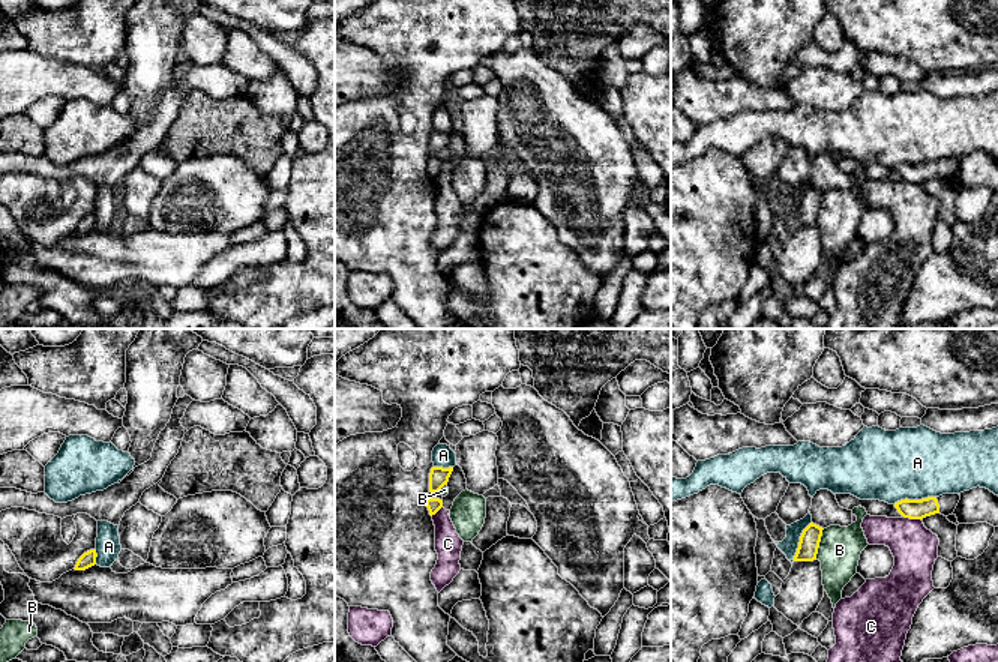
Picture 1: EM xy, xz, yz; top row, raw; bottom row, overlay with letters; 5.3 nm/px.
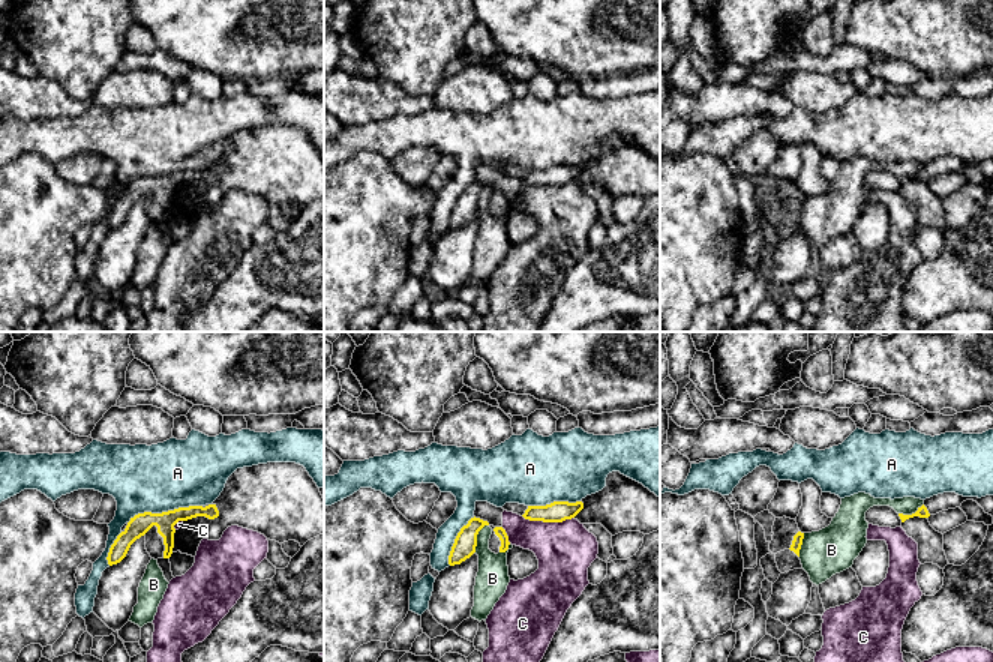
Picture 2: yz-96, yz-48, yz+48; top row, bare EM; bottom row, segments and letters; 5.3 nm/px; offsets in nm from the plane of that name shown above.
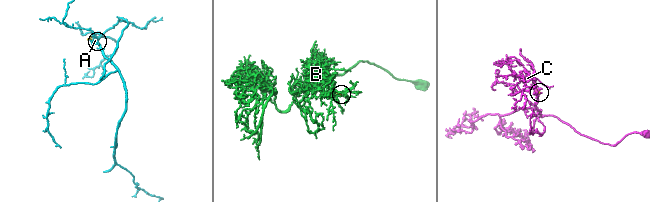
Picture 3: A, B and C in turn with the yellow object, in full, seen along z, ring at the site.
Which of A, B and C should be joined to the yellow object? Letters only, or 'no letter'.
no letter

